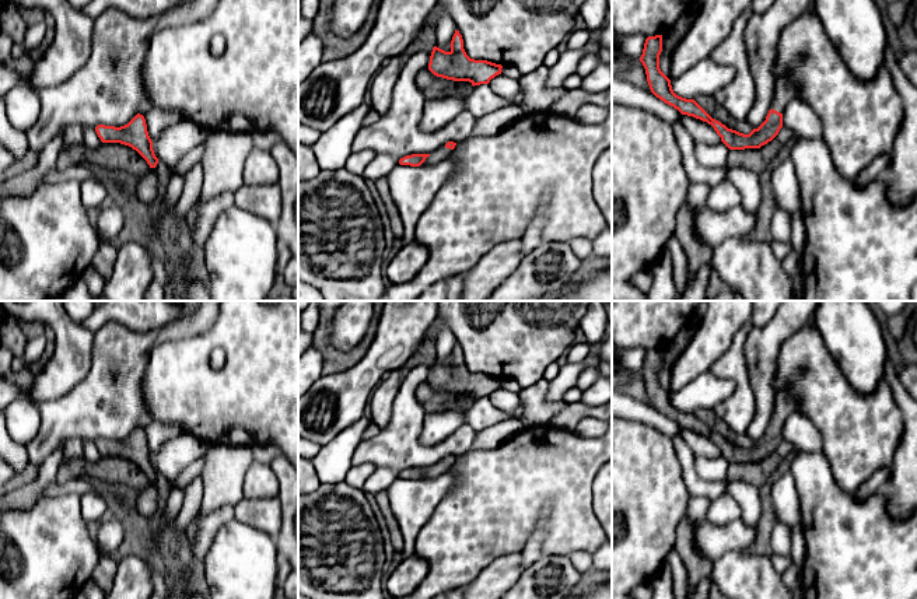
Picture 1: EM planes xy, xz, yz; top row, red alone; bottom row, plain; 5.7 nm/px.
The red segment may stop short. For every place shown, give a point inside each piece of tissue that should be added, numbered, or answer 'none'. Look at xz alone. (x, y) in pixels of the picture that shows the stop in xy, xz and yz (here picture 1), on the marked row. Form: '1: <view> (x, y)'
1: xz (441, 154)

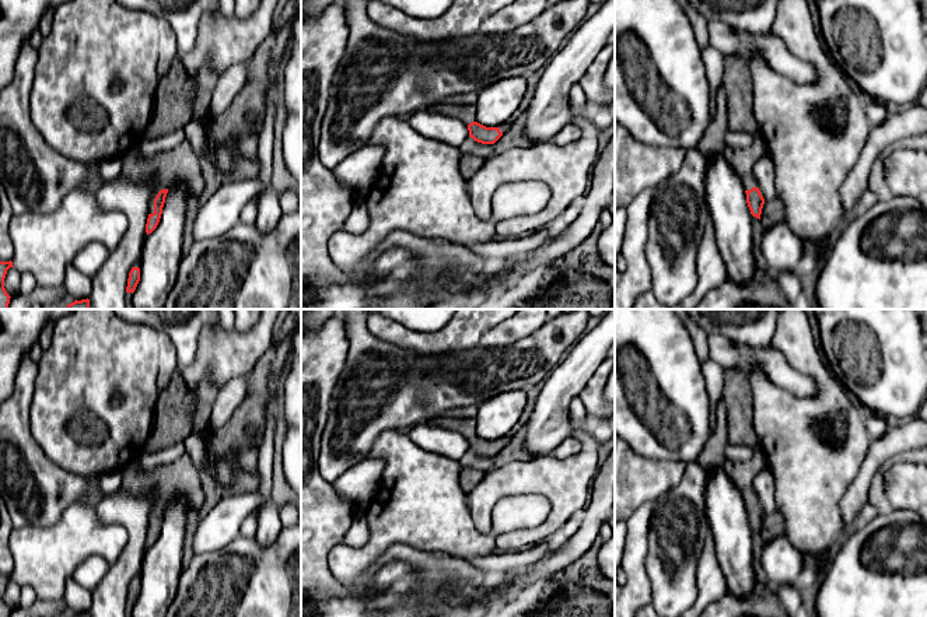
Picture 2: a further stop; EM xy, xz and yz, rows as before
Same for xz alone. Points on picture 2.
1: xz (467, 114)

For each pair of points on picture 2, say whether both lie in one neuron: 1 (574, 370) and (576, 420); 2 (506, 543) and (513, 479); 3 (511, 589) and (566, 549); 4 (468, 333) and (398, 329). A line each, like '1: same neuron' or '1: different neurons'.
1: different neurons
2: same neuron
3: same neuron
4: same neuron

